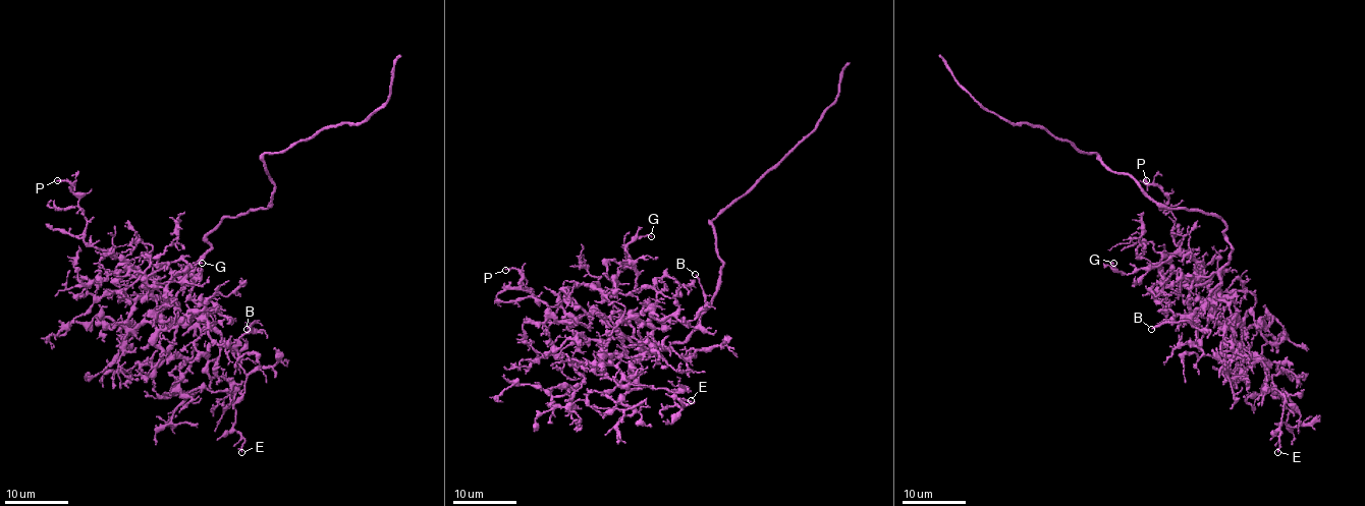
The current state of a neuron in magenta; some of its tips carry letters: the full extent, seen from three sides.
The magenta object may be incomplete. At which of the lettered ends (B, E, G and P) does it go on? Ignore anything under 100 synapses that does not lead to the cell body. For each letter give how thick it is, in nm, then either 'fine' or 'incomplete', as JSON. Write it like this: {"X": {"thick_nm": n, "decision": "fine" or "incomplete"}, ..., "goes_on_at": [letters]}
{"B": {"thick_nm": 190, "decision": "fine"}, "E": {"thick_nm": 170, "decision": "fine"}, "G": {"thick_nm": 140, "decision": "fine"}, "P": {"thick_nm": 170, "decision": "fine"}, "goes_on_at": []}

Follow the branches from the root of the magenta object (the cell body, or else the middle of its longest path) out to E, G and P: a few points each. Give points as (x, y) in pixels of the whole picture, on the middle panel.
E: (686, 339), (659, 354), (623, 339), (625, 353), (603, 361), (638, 385), (629, 388), (691, 400)
G: (686, 339), (649, 353), (596, 288), (629, 293), (637, 271), (625, 247), (651, 236)
P: (686, 339), (649, 353), (596, 311), (582, 325), (560, 307), (537, 301), (520, 285), (516, 270), (505, 270)

